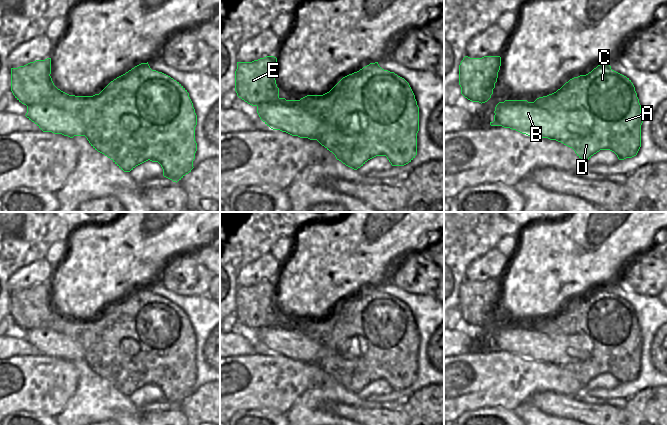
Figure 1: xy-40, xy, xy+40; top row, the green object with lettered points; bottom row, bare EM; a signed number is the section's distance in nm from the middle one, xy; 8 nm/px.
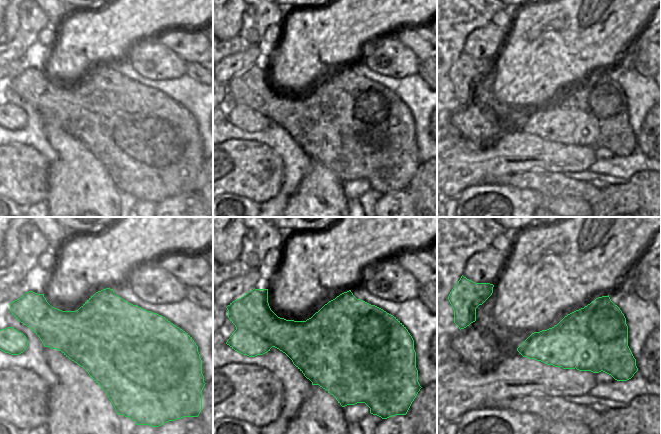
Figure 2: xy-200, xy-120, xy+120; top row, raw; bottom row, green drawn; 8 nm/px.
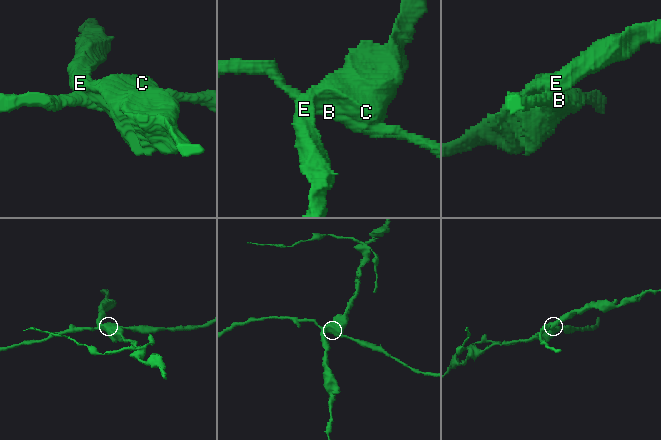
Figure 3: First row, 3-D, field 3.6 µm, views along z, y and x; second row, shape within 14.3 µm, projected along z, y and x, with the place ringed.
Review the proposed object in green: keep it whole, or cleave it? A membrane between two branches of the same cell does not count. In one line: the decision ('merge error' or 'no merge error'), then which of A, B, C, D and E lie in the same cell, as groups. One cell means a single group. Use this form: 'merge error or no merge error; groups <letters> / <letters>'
merge error; groups A C D E / B

